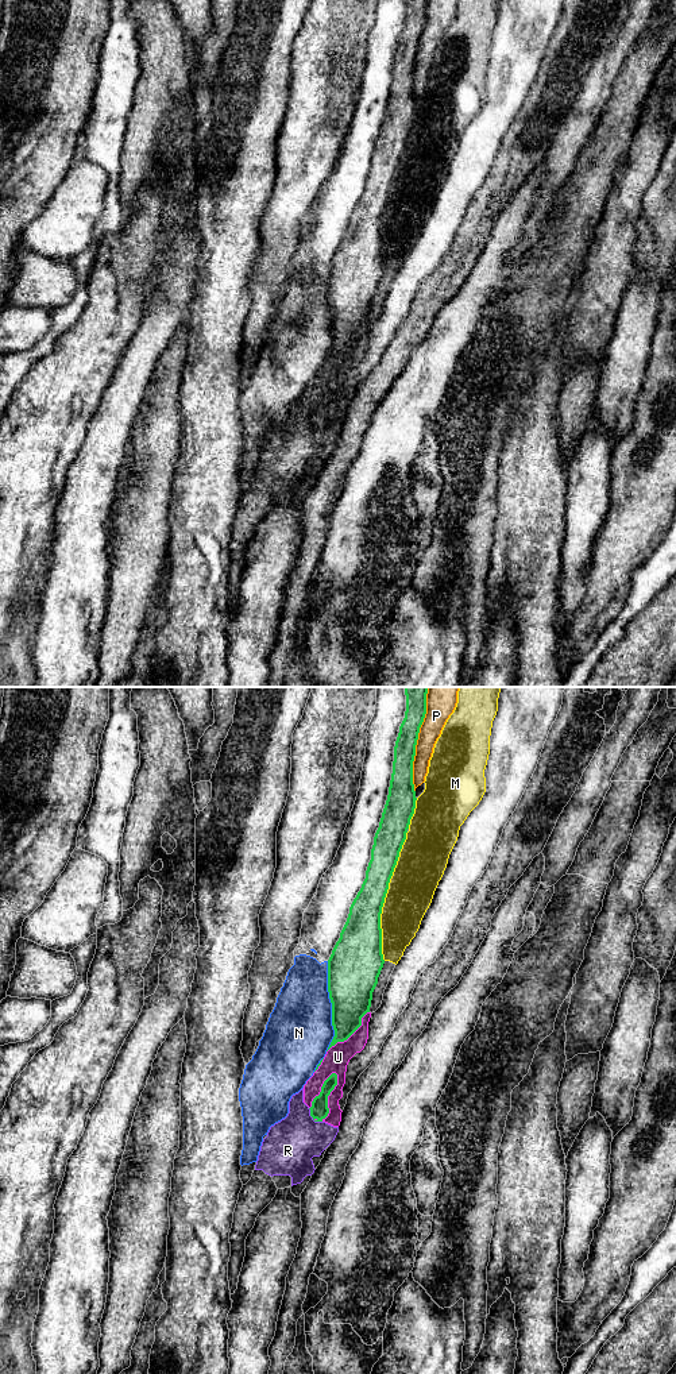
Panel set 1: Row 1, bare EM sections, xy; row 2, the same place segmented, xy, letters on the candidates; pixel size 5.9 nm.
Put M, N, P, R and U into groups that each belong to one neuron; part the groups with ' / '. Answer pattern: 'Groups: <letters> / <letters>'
Groups: M / N / P / R U

